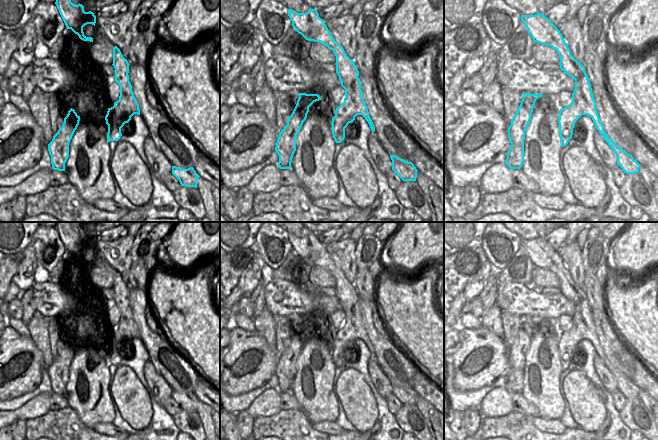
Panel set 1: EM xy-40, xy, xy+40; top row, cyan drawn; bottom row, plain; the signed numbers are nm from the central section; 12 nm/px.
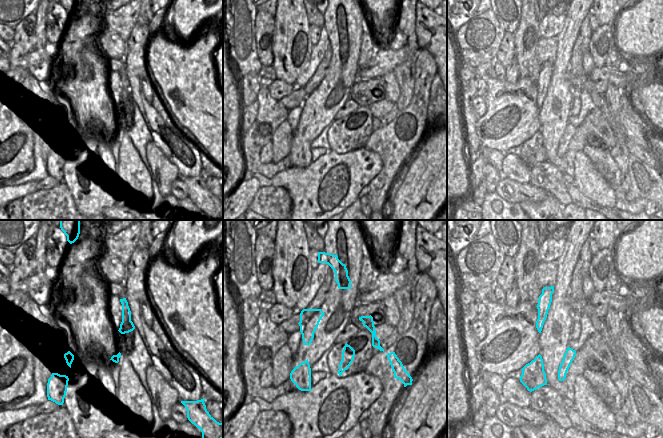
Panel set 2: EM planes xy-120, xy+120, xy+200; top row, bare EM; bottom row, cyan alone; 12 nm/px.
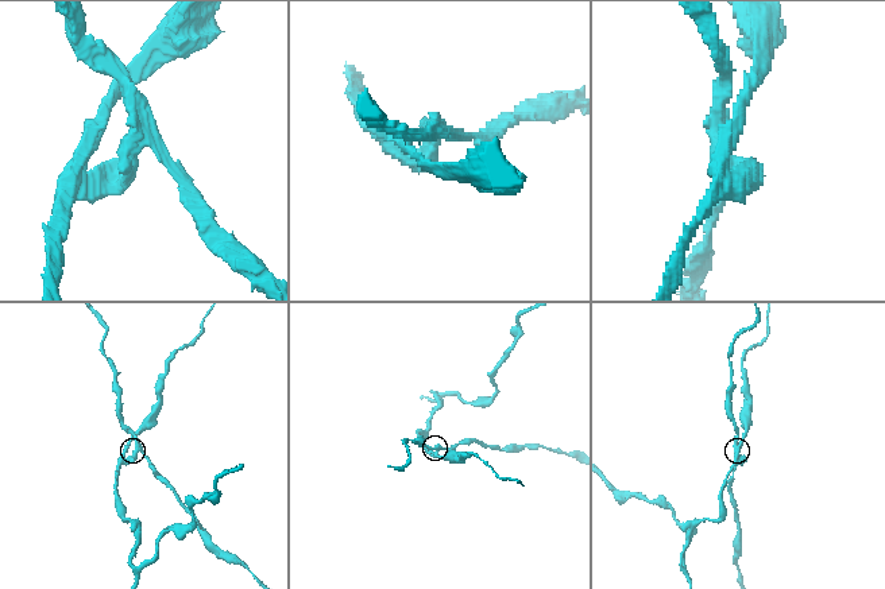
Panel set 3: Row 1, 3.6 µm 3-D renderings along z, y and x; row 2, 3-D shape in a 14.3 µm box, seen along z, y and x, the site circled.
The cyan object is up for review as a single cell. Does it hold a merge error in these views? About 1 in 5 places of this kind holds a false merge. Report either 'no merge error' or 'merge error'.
merge error

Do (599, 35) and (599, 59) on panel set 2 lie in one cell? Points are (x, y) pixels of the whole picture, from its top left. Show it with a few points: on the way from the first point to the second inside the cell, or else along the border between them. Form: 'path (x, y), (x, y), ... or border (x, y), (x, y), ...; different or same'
path (595, 41), (592, 45), (598, 53); same

